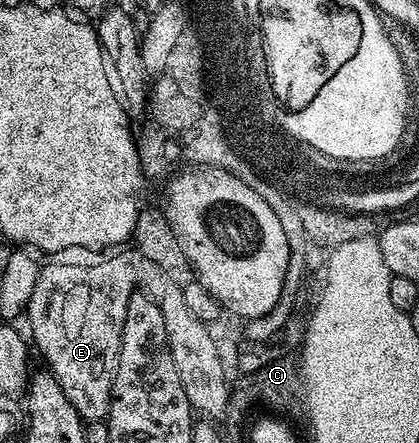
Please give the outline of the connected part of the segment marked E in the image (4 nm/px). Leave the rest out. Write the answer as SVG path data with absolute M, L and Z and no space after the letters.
M72 246L53 253L47 259L50 261L41 265L35 290L24 313L24 320L30 323L28 336L33 347L38 347L39 354L46 359L45 367L50 375L60 382L64 396L86 422L102 422L107 419L129 298L150 276L151 269L141 253L138 250L132 252L131 256L125 256L122 250Z

